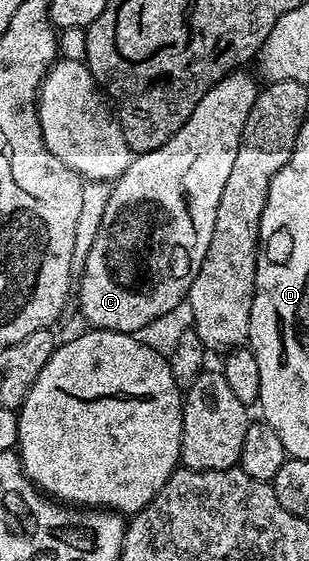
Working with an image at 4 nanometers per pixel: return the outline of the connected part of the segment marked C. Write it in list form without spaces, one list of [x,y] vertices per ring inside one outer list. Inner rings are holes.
[[[246,71],[229,73],[227,77],[217,81],[206,92],[204,99],[200,99],[200,103],[196,103],[196,111],[192,111],[192,115],[188,115],[188,123],[184,123],[184,127],[180,127],[180,131],[176,131],[176,135],[172,135],[172,139],[168,139],[168,143],[147,153],[137,154],[131,160],[128,171],[124,171],[124,175],[120,175],[118,180],[113,182],[108,208],[104,211],[104,223],[100,227],[96,243],[92,245],[92,251],[88,251],[88,259],[80,271],[79,277],[82,278],[79,281],[77,278],[76,281],[76,301],[78,297],[78,309],[82,312],[83,319],[87,321],[85,323],[87,326],[136,335],[145,325],[152,323],[152,319],[160,319],[160,315],[175,312],[181,306],[178,304],[181,301],[183,304],[189,298],[192,283],[196,279],[196,275],[204,263],[204,255],[208,255],[208,247],[212,243],[212,231],[216,227],[216,207],[220,207],[220,195],[224,195],[224,183],[228,183],[228,174],[232,172],[232,167],[236,163],[236,155],[242,146],[244,123],[248,123],[248,115],[256,103],[259,92],[260,85],[257,85],[246,74]]]

